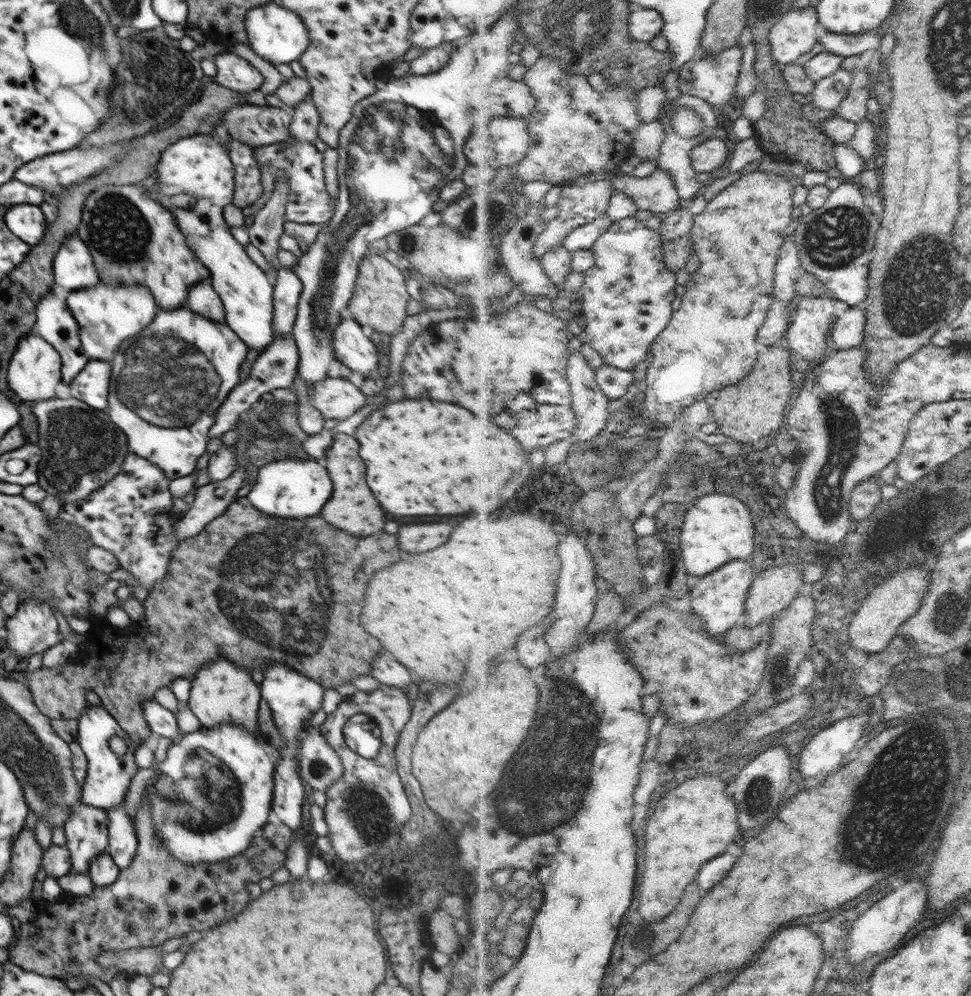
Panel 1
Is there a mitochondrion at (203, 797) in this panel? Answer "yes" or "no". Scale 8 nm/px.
yes

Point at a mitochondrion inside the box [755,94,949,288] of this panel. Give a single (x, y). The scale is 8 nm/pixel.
(834, 239)

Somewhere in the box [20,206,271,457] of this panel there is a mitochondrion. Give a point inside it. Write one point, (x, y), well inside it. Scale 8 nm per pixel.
(167, 384)

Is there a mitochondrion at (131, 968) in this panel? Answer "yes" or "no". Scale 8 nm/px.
no

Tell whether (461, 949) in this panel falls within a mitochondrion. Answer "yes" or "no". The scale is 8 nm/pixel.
no

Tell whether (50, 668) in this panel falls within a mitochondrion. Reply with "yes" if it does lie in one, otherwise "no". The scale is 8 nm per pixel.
no

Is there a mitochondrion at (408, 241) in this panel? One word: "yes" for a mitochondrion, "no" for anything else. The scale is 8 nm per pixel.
yes

